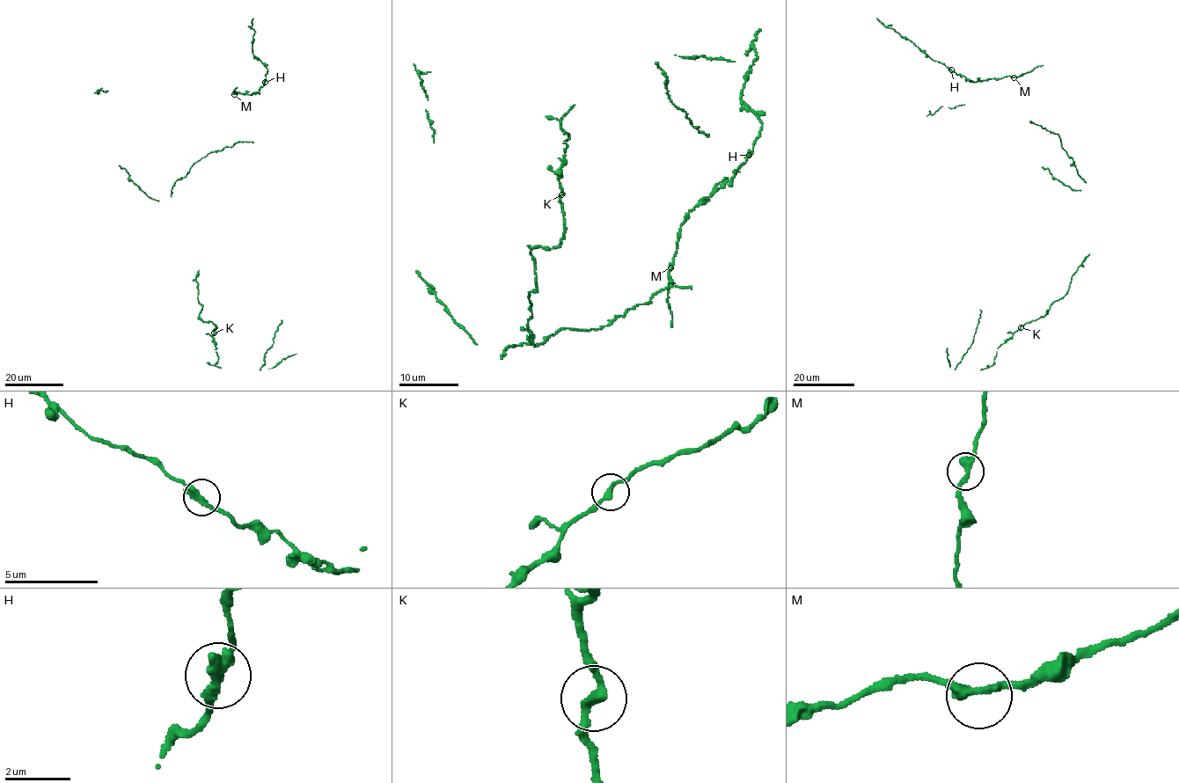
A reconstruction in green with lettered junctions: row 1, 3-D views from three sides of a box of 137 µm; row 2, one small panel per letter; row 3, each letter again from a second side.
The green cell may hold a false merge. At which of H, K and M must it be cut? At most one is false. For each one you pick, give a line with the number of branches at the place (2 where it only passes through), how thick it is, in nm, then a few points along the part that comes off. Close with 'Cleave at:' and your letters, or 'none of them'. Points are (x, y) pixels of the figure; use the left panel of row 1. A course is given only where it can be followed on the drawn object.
Cleave at: none of them

